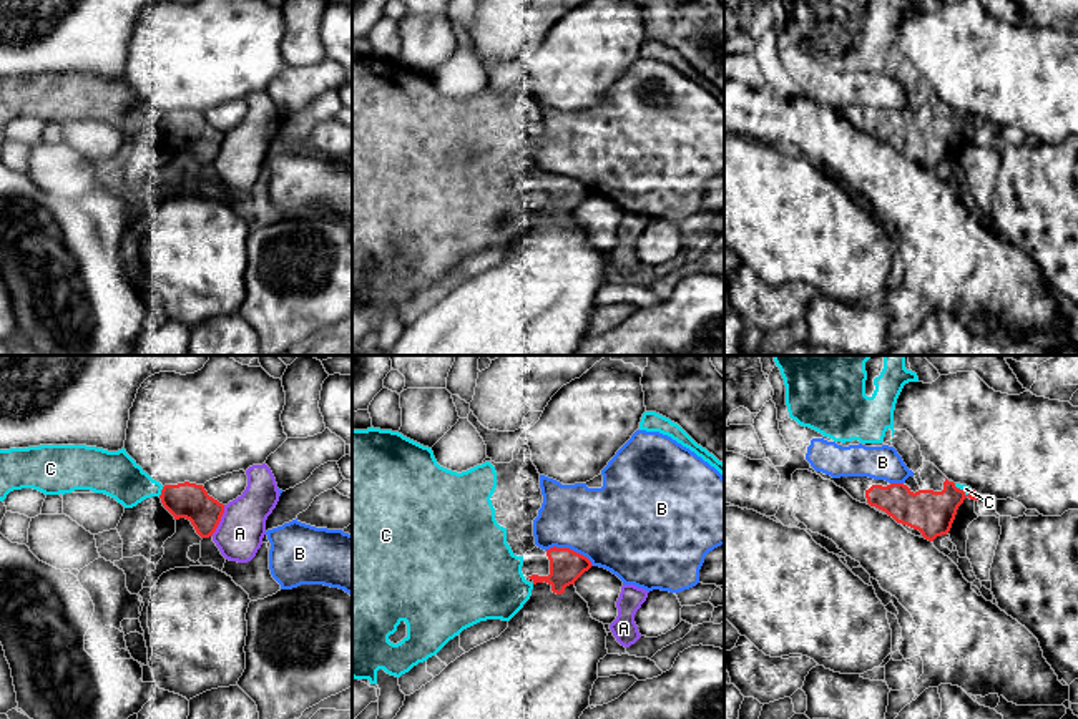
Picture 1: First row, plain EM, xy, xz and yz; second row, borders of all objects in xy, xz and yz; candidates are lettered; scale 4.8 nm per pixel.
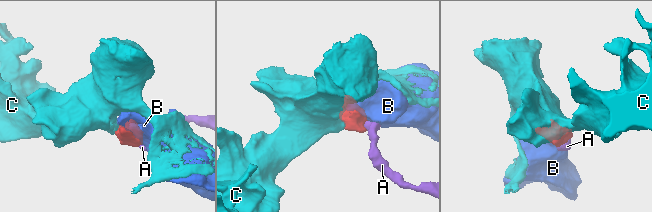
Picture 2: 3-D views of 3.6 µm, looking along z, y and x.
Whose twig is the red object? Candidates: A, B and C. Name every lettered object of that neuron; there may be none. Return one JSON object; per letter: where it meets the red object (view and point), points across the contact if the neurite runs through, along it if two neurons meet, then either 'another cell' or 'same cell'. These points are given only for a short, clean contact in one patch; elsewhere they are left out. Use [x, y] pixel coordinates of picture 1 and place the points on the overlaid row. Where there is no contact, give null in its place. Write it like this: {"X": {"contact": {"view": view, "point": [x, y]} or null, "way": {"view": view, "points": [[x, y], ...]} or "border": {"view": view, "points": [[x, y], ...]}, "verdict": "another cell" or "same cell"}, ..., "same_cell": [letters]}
{"A": {"contact": {"view": "xy", "point": [220, 520]}, "border": {"view": "xy", "points": [[225, 505], [221, 520], [211, 535]]}, "verdict": "another cell"}, "B": {"contact": {"view": "xz", "point": [568, 548]}, "verdict": "another cell"}, "C": {"contact": {"view": "xy", "point": [161, 492]}, "verdict": "same cell"}, "same_cell": ["C"]}

